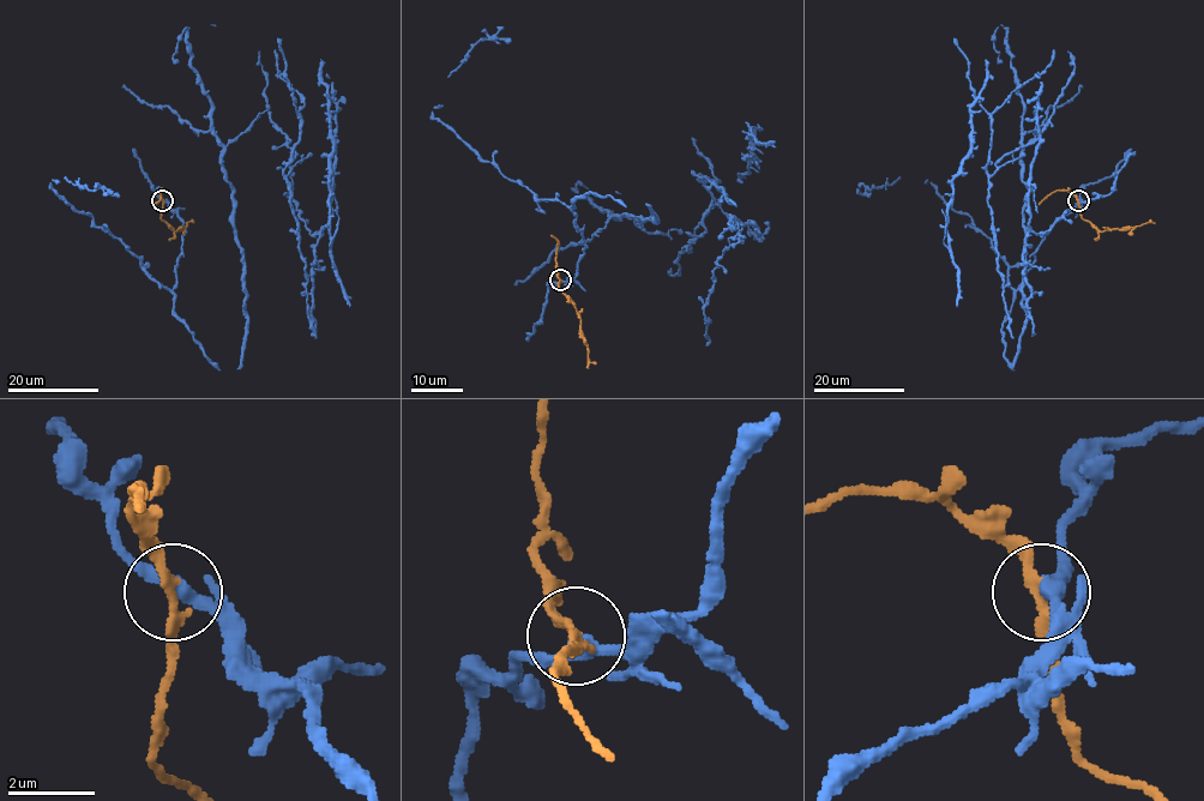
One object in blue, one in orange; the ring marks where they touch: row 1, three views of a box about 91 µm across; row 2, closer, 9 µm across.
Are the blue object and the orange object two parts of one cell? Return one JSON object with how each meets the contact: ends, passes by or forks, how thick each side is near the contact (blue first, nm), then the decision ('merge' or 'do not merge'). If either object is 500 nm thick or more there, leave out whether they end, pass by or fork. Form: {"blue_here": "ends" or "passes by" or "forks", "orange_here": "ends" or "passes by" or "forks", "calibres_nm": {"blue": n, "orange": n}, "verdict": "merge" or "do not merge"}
{"blue_here": "passes by", "orange_here": "passes by", "calibres_nm": {"blue": 360, "orange": 220}, "verdict": "do not merge"}

